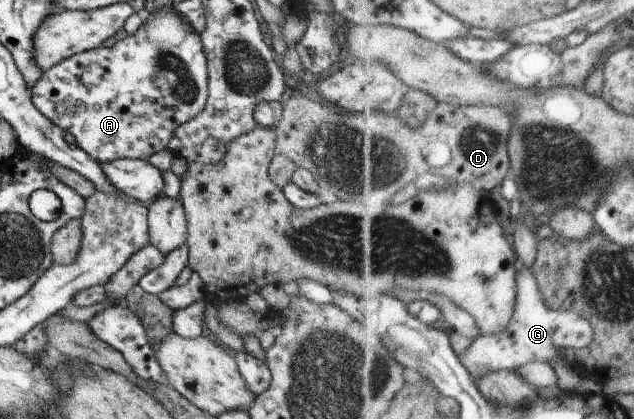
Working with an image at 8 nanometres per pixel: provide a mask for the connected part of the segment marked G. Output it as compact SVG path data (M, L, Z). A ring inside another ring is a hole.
M520 266L517 283L517 305L510 326L498 334L479 335L470 350L461 356L475 379L502 369L525 369L526 365L538 361L553 365L560 358L563 359L563 349L576 352L595 344L596 331L586 317L572 311L554 311L546 304L531 267Z

